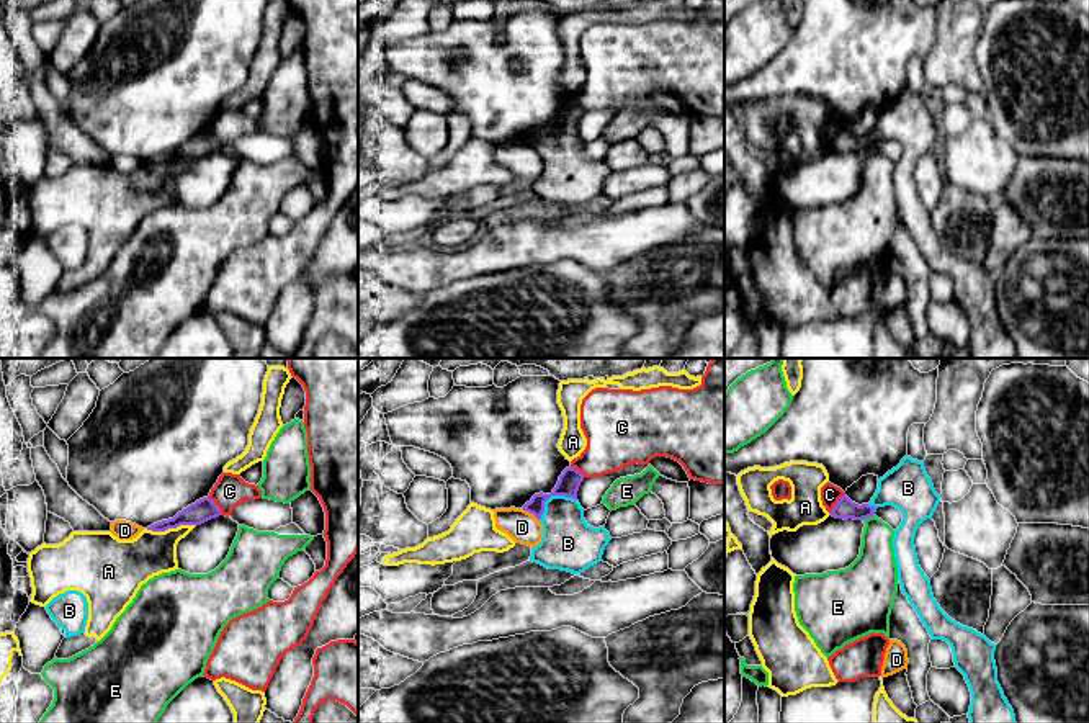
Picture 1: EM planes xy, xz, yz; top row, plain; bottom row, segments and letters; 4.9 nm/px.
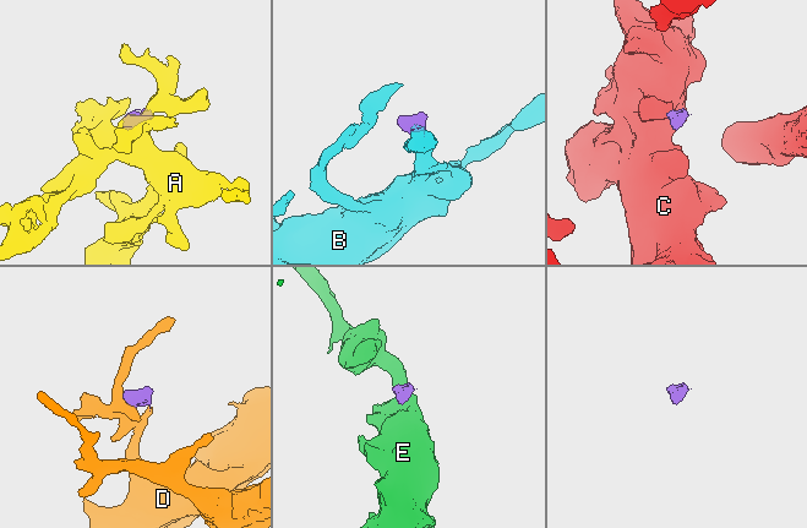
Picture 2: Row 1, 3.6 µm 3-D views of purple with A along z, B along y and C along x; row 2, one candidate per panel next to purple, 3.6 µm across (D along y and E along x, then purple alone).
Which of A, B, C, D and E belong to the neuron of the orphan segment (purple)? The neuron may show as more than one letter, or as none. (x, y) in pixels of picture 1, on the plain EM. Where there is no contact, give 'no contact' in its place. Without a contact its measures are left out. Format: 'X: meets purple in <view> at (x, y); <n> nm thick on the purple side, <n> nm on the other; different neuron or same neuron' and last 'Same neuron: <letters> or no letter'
A: meets purple in xy at (170, 161); 120 nm thick on the purple side, 220 nm on the other; different neuron
B: meets purple in xz at (551, 128); 110 nm thick on the purple side, 260 nm on the other; same neuron
C: meets purple in xy at (216, 139); 120 nm thick on the purple side, 160 nm on the other; different neuron
D: meets purple in xz at (530, 146); 110 nm thick on the purple side, 160 nm on the other; different neuron
E: meets purple in yz at (867, 151); 100 nm thick on the purple side, 200 nm on the other; different neuron
Same neuron: B

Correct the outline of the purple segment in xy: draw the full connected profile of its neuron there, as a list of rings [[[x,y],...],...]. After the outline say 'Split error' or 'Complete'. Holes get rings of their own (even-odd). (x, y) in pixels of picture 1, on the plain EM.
[[[203,131],[195,137],[188,139],[186,142],[183,142],[182,146],[178,146],[173,152],[157,155],[147,160],[147,164],[165,165],[168,162],[177,162],[180,159],[201,159],[219,149],[221,149],[221,144],[214,137],[214,134],[211,134],[209,131]]]. Complete

